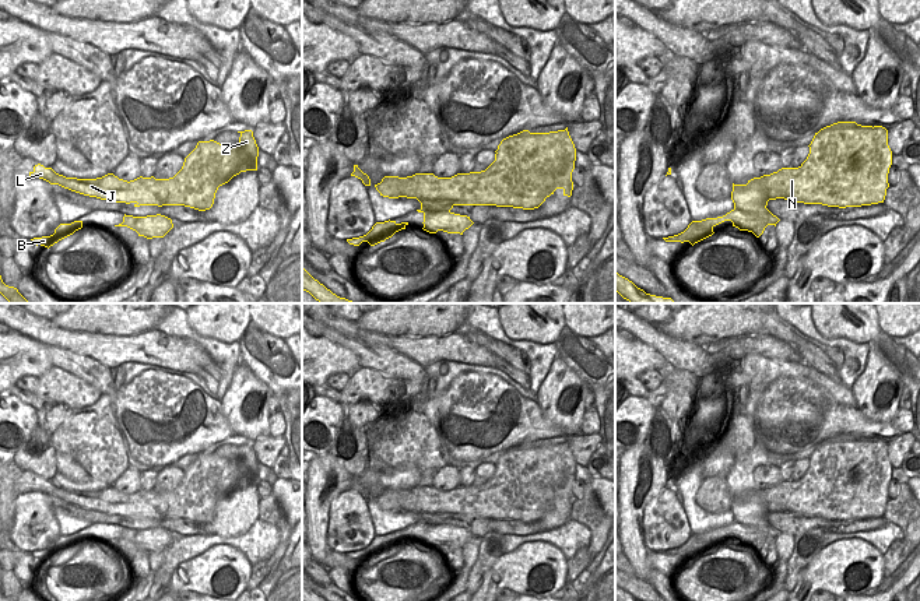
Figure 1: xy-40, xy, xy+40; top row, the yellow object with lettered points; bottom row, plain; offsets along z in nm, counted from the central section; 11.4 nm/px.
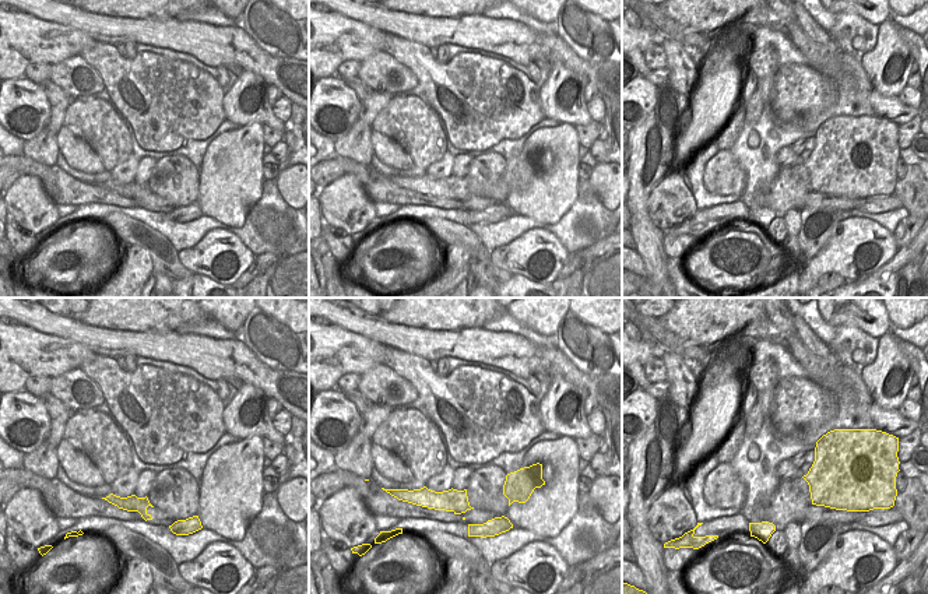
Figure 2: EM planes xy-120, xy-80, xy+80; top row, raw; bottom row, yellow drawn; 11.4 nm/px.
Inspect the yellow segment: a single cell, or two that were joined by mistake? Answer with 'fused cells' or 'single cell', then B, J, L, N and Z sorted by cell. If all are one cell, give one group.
fused cells | B / J L N Z

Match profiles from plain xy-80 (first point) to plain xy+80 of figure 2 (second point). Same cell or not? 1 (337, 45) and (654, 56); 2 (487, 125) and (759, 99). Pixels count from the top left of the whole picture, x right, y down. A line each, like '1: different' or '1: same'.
1: different
2: different

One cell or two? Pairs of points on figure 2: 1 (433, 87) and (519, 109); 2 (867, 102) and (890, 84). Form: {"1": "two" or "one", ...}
{"1": "one", "2": "two"}

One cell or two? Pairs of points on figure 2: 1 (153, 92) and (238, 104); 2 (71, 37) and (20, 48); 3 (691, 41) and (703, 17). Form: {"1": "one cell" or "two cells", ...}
{"1": "two cells", "2": "one cell", "3": "two cells"}

